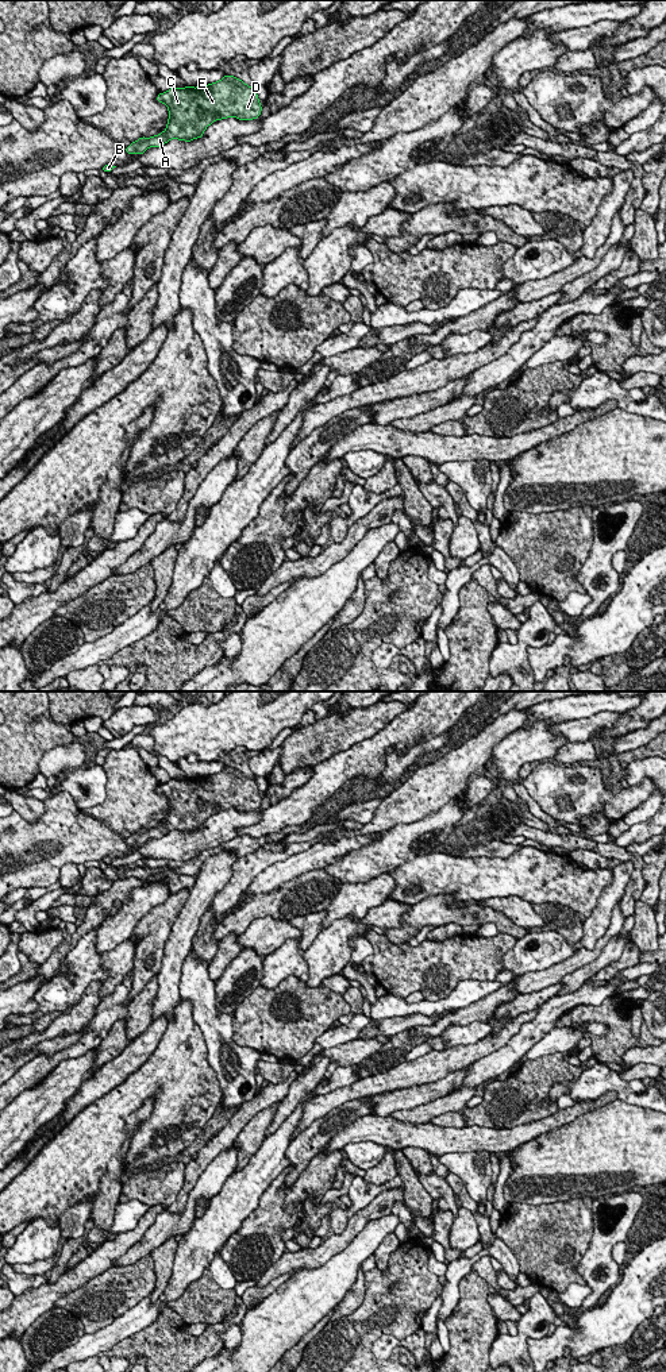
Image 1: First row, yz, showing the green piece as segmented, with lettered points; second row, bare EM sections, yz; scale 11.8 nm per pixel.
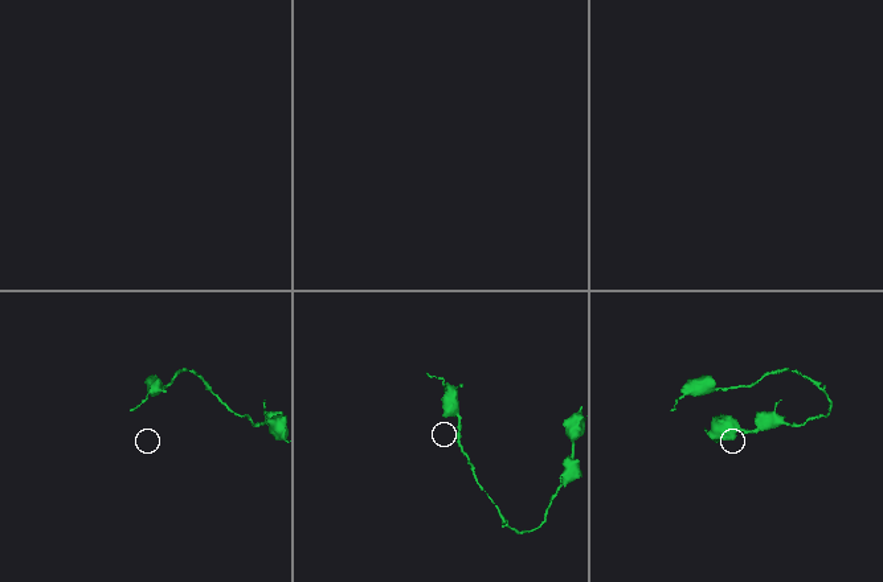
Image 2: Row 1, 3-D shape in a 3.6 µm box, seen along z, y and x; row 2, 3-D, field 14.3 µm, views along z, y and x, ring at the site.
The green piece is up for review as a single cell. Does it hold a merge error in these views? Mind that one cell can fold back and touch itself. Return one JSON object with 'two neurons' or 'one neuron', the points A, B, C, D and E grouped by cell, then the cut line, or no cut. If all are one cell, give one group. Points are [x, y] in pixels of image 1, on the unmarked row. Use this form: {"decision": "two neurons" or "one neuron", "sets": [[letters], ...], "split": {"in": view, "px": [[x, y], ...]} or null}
{"decision": "one neuron", "sets": [["A", "B", "C", "D", "E"]], "split": null}

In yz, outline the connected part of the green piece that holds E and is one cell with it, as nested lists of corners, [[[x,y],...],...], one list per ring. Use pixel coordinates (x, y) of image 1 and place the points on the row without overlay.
[[[226,766],[220,772],[205,778],[172,778],[168,783],[159,785],[157,793],[169,801],[166,821],[132,833],[126,839],[127,845],[143,845],[149,839],[161,839],[170,830],[190,833],[203,829],[205,820],[217,810],[234,808],[239,812],[253,812],[262,802],[255,779]]]

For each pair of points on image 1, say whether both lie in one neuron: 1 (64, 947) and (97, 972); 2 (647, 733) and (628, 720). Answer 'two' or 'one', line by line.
1: two
2: two

